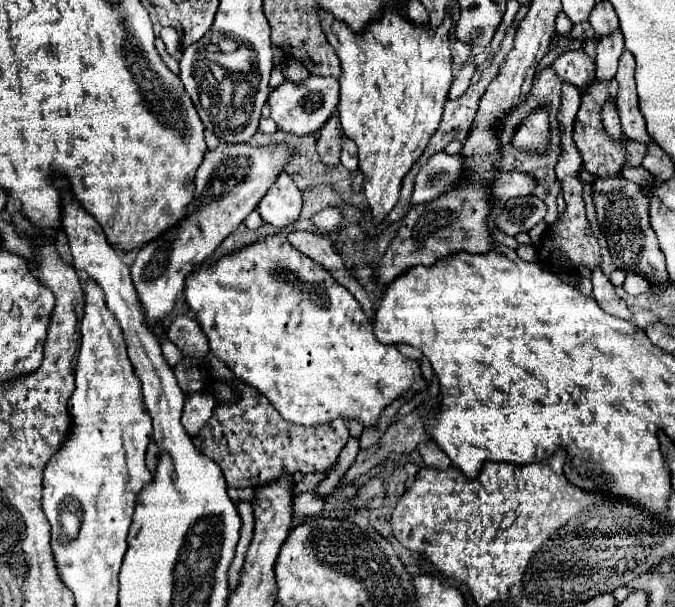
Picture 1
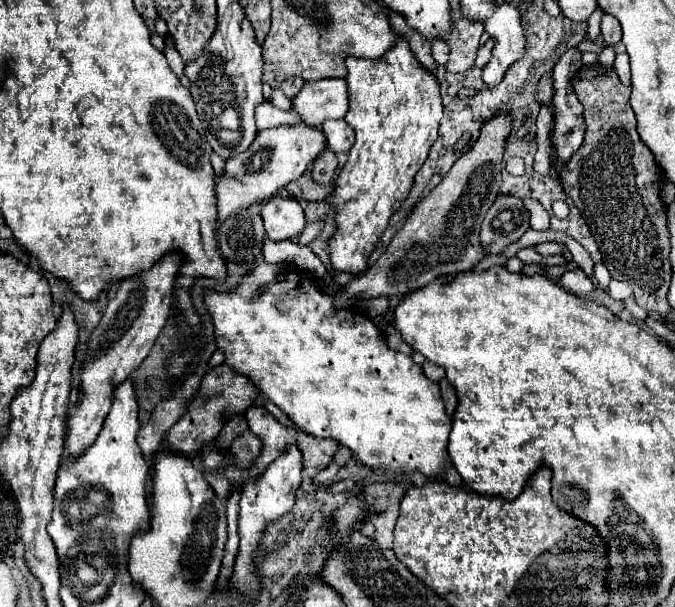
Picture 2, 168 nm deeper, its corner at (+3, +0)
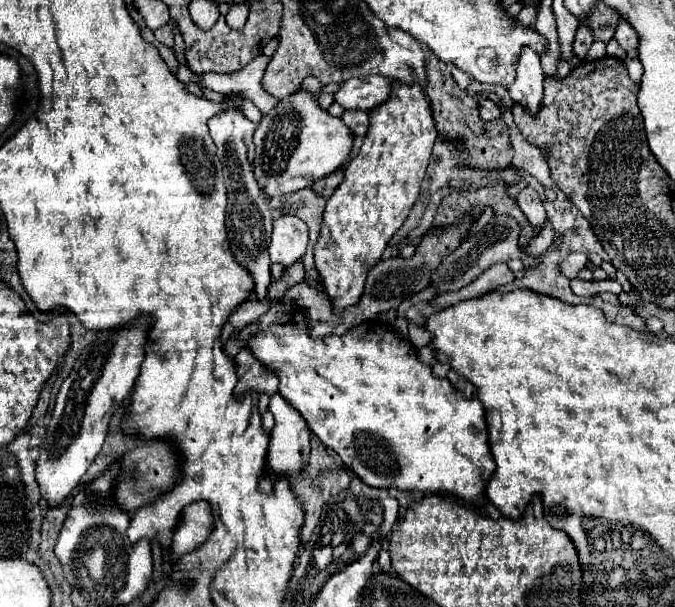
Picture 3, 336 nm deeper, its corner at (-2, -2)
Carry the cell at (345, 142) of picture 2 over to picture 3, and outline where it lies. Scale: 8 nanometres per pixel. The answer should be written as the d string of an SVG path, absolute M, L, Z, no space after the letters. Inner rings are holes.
M346 110L342 120L346 122L346 126L350 126L354 136L364 136L368 132L368 126L370 126L368 110Z

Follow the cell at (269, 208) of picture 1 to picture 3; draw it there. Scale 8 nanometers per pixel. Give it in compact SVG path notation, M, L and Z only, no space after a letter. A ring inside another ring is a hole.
M278 216L274 220L270 258L272 262L282 264L284 268L302 260L308 244L306 224L296 216Z

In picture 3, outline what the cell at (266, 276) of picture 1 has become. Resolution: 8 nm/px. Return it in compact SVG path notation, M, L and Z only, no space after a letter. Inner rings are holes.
M298 308L296 312L296 320L292 324L282 324L282 326L270 326L268 332L258 332L256 336L252 336L246 346L254 352L254 356L266 364L266 368L274 370L280 378L280 394L304 416L304 420L308 422L308 428L318 436L318 440L334 450L344 466L348 470L352 470L366 486L374 486L374 488L396 488L396 490L418 490L422 494L426 492L434 492L434 494L448 494L448 496L458 496L462 498L466 504L470 506L482 506L486 500L484 500L484 490L486 490L486 484L488 480L492 478L494 474L494 458L490 454L490 444L488 444L488 430L486 430L486 408L482 406L482 402L478 398L464 398L460 394L460 404L462 404L462 410L458 408L458 390L448 382L448 378L436 378L432 374L432 368L422 364L416 356L416 348L404 340L404 338L398 338L396 334L380 328L378 324L372 324L372 322L366 322L354 330L348 330L346 334L342 336L326 336L326 338L310 338L306 334L306 310Z

